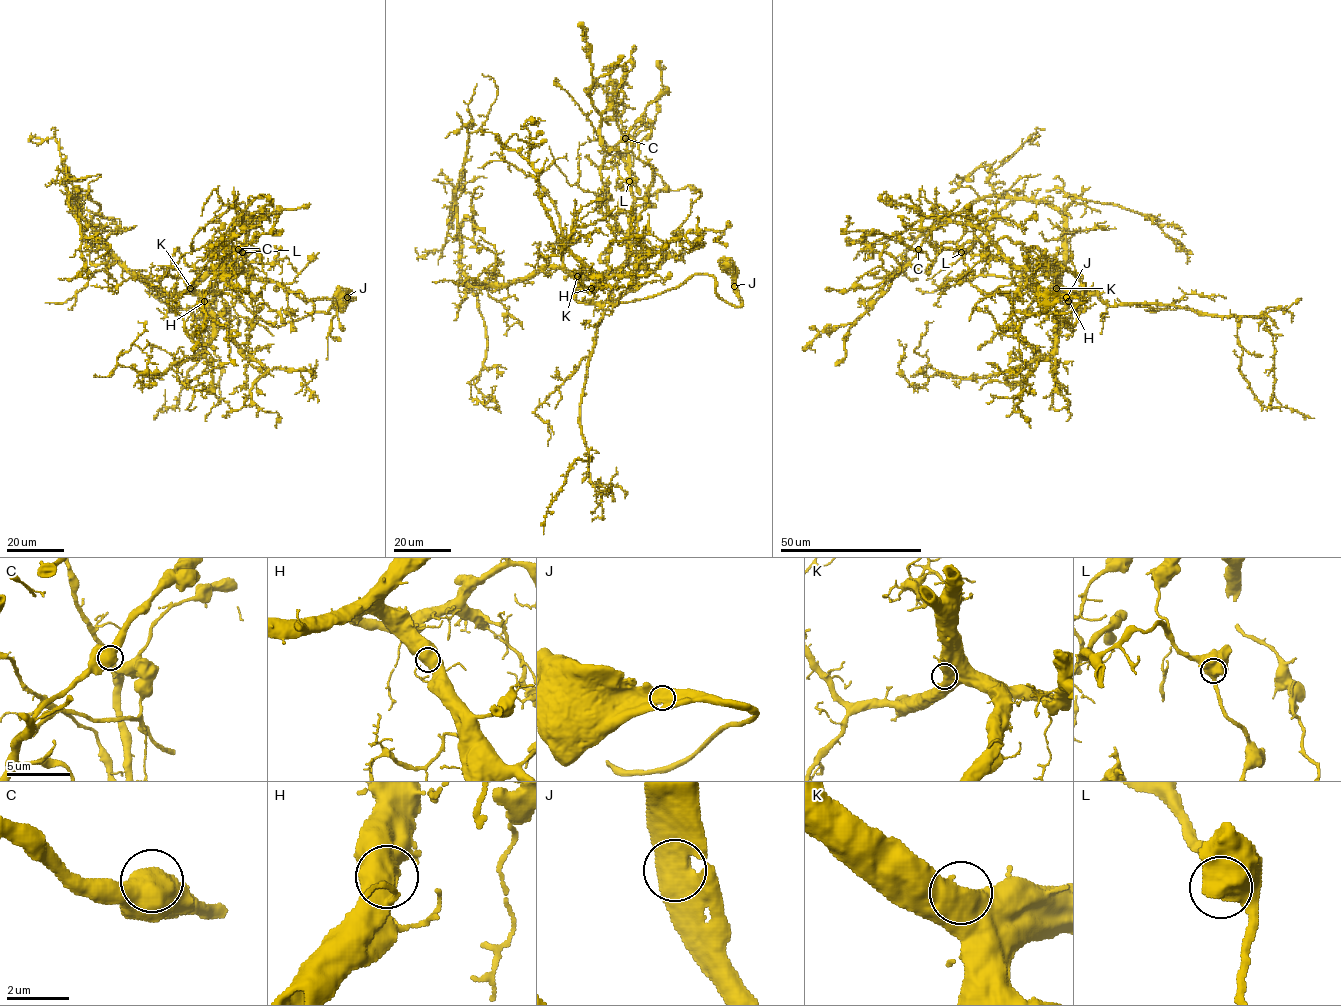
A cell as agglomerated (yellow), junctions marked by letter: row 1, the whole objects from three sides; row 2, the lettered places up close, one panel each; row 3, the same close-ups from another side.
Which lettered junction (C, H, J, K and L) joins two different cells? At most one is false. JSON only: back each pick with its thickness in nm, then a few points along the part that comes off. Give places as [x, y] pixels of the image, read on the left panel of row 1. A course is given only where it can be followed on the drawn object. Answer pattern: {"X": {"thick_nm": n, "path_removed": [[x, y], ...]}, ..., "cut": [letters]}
{"cut": []}

